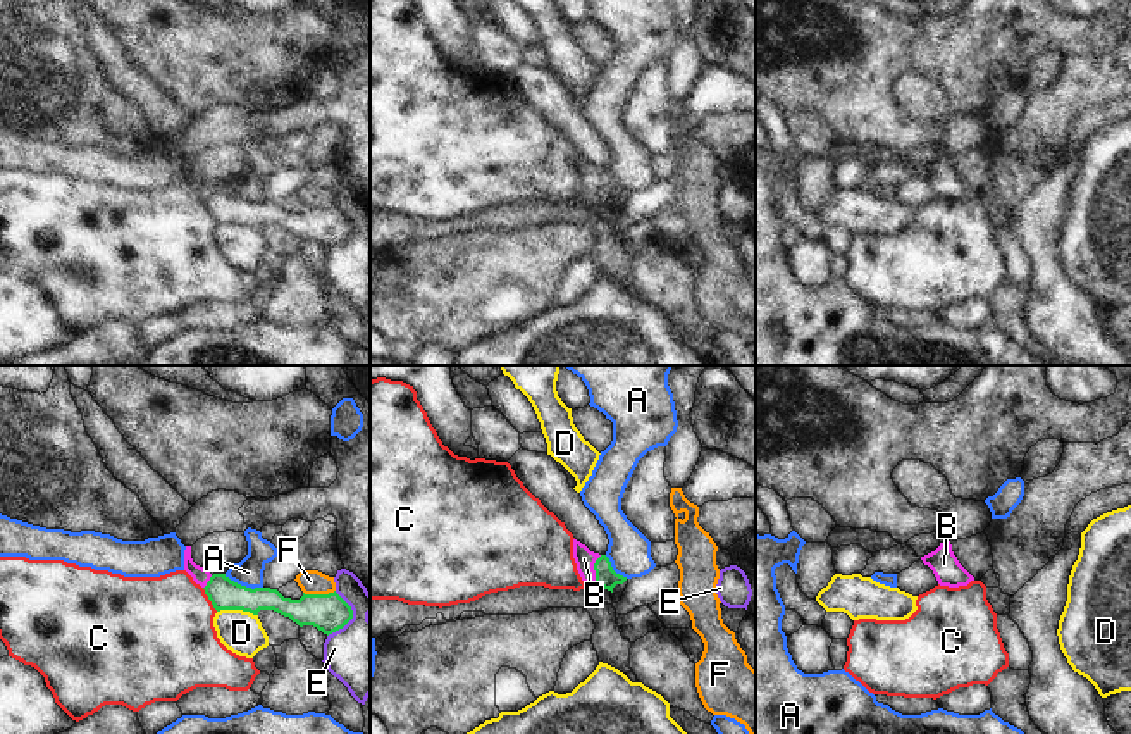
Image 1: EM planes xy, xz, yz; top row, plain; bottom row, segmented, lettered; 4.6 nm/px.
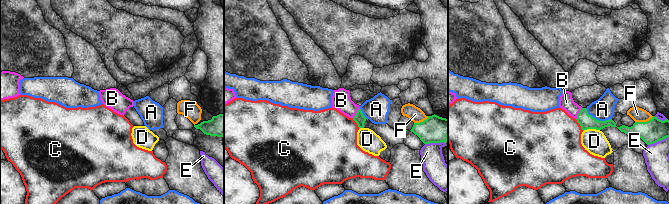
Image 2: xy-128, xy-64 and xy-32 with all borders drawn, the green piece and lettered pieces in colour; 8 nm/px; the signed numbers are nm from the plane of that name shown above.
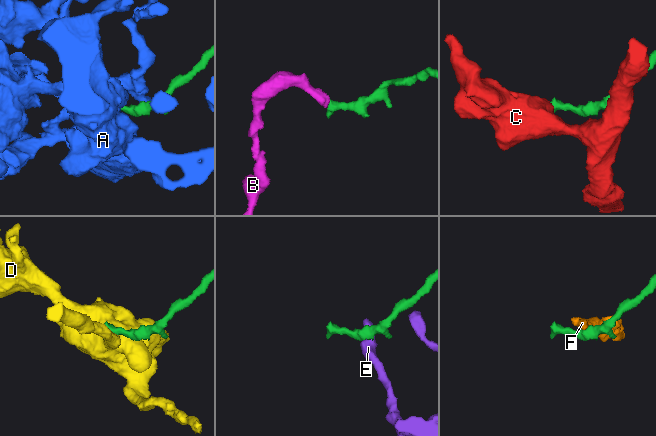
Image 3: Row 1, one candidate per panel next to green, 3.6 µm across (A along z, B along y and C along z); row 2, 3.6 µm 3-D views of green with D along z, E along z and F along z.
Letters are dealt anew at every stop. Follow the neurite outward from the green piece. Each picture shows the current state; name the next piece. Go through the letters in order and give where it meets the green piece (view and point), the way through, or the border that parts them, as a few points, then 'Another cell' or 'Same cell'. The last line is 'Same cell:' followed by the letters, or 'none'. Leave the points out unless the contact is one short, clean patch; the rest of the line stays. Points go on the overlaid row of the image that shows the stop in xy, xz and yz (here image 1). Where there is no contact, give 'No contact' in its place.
A: Touches green at xy (243, 586). Boundary: xy (224, 574), (241, 584), (262, 588). Another cell
B: Touches green at xz (594, 567). Path across: xz (606, 578), (594, 567), (584, 559). Same cell
C: Touches green at xy (209, 598). Boundary: xy (202, 588), (217, 610). Another cell
D: Touches green at xy (238, 609). Boundary: xy (217, 610), (248, 610), (257, 615). Another cell
E: Touches green at xy (352, 617). Boundary: xy (334, 591), (350, 607), (352, 617), (327, 636). Another cell
F: Touches green at xy (319, 595). Boundary: xy (334, 590), (327, 593), (303, 593). Another cell
Same cell: B.

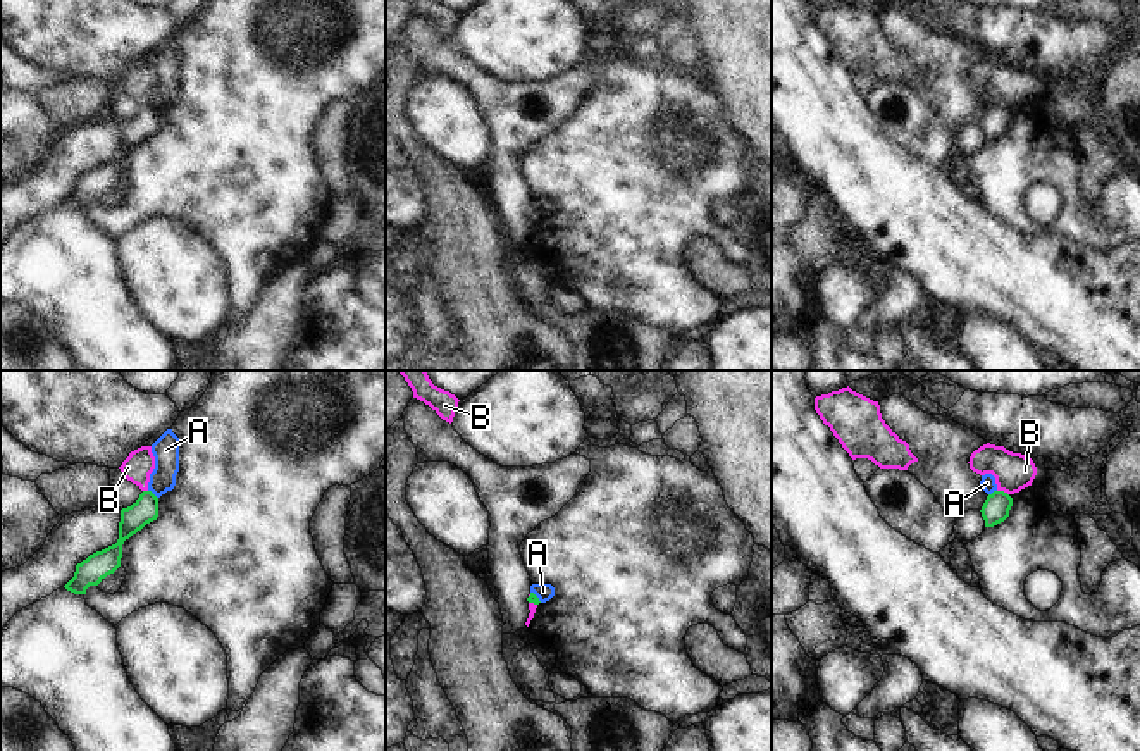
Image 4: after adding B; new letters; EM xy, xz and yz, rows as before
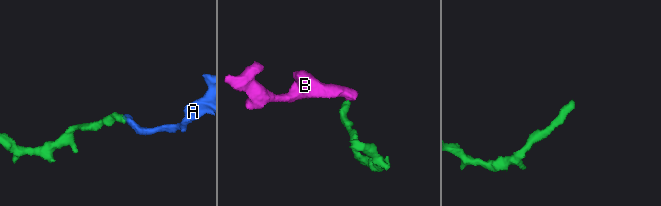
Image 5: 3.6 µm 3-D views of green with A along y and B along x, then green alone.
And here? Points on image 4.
A: Touches green at xy (154, 495). Boundary: xy (148, 490), (157, 498). Another cell
B: Touches green at yz (1003, 491). Boundary: yz (997, 490), (1008, 495). Another cell
Same cell: none.

